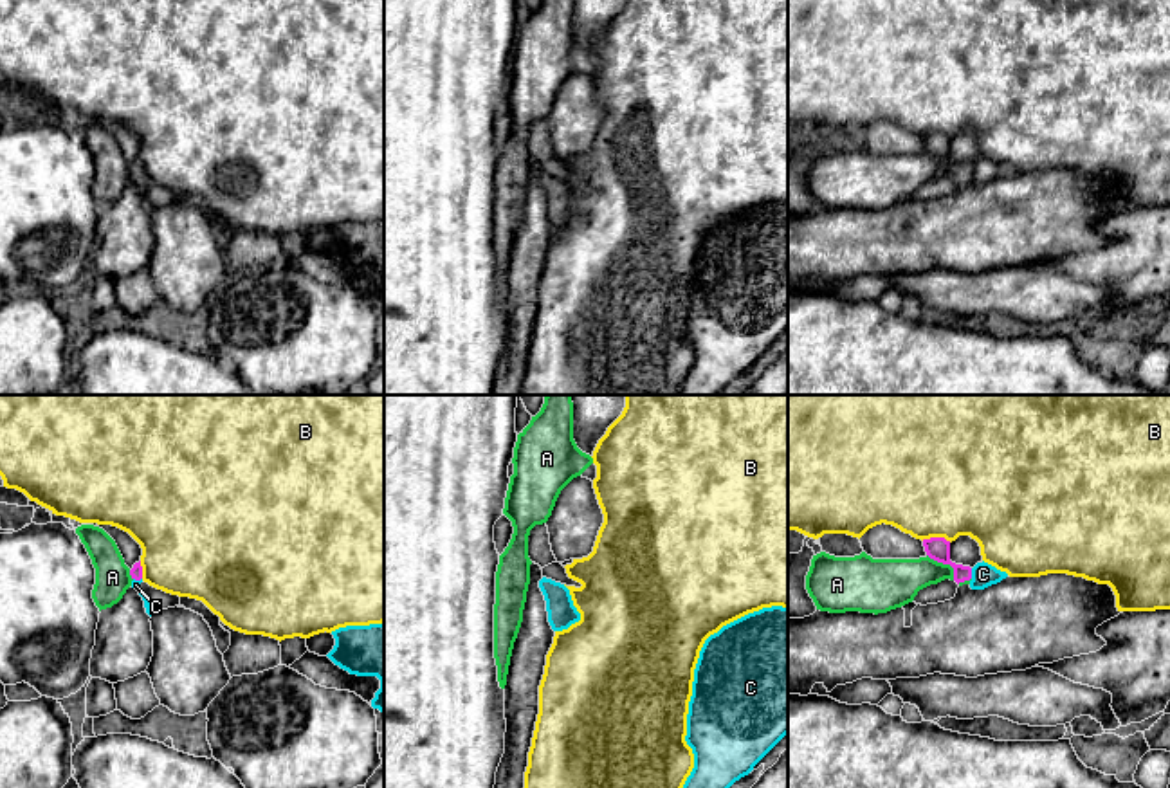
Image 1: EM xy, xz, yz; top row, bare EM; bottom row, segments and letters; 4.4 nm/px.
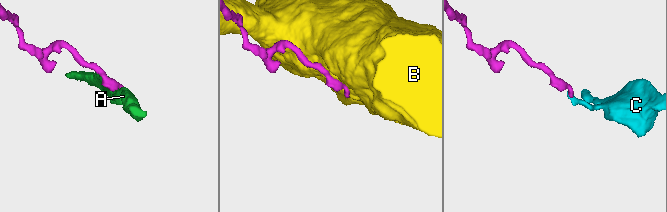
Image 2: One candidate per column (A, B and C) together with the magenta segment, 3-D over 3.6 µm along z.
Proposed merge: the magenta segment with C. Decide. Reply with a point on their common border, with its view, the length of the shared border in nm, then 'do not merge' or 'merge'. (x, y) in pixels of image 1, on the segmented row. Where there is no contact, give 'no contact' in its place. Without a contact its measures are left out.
yz (970, 574) | 50 nm | do not merge

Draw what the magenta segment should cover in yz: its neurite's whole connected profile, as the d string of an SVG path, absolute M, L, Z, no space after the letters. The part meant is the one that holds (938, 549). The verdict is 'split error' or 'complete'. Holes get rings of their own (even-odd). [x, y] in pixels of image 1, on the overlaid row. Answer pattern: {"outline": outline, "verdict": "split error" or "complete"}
{"outline": "M930 537L923 539L923 546L930 559L950 564L954 568L954 581L957 584L972 579L970 566L955 564L950 561L950 541L946 541L945 537Z", "verdict": "complete"}

